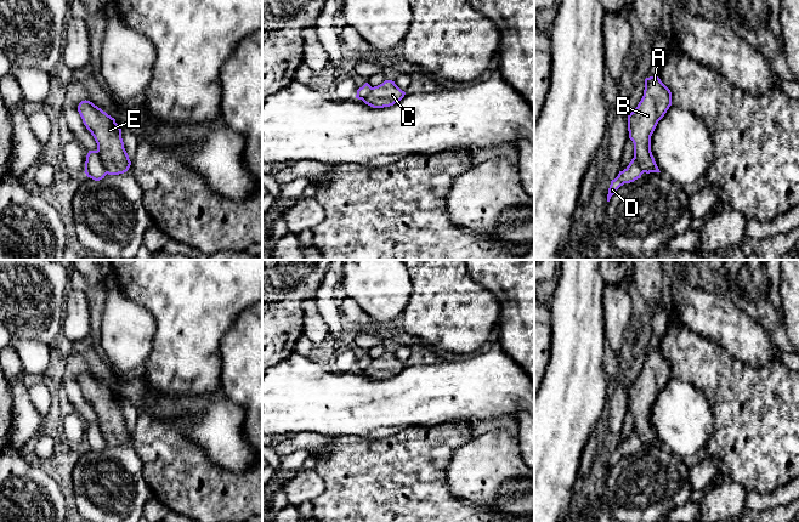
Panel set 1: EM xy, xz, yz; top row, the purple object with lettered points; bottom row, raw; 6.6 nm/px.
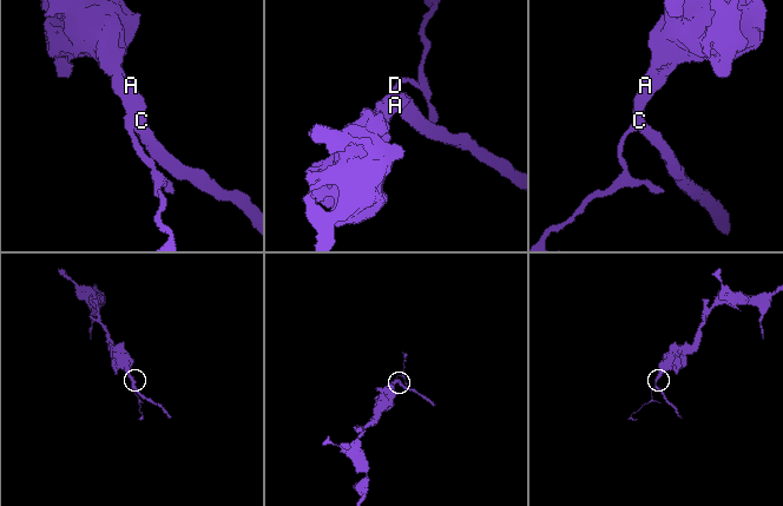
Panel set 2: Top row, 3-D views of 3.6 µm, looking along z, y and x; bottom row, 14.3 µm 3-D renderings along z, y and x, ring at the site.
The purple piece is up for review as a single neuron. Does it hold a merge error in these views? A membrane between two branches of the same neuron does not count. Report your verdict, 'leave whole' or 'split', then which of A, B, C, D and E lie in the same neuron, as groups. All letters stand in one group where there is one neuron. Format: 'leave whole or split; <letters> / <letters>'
split; A B C E / D

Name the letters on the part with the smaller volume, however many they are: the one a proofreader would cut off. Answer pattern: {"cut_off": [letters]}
{"cut_off": ["D"]}

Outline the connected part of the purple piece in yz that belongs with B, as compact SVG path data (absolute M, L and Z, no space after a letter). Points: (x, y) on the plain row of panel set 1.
M658 348L645 351L641 373L628 387L629 410L634 415L634 430L644 444L661 444L651 424L651 408L672 378L672 364Z

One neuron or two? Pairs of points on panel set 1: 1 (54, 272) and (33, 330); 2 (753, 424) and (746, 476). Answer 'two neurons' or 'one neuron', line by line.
1: one neuron
2: one neuron

